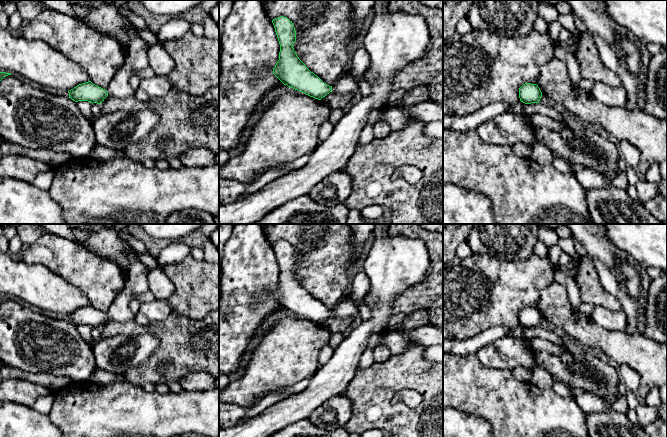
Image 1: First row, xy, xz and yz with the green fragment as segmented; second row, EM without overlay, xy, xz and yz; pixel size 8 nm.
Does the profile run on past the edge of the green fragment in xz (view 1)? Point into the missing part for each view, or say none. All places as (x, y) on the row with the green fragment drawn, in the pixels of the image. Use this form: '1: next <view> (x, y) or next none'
1: next none

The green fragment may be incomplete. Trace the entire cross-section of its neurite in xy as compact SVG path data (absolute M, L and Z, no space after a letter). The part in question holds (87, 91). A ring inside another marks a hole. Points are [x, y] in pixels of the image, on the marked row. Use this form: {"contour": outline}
{"contour": "M91 81L82 83L68 91L69 98L78 101L88 101L101 104L108 96L107 90L93 84Z"}

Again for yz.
{"contour": "M525 83L519 88L520 101L525 104L539 103L542 92L537 84Z"}

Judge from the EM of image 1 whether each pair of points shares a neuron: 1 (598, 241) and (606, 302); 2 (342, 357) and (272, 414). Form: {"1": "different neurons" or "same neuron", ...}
{"1": "different neurons", "2": "same neuron"}

